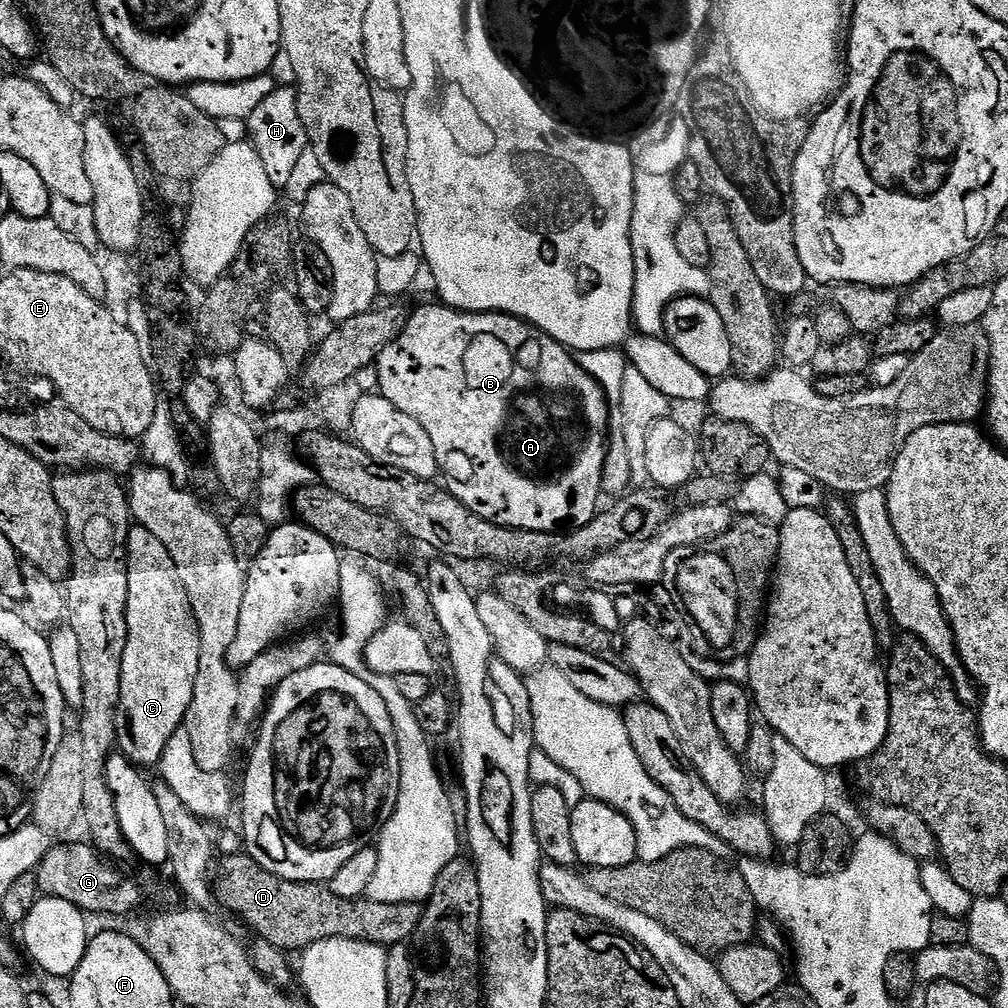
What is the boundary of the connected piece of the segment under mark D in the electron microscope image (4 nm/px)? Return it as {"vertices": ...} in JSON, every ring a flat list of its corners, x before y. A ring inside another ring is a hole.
{"vertices":[[246,854,225,856,222,863,214,880,218,904,220,900,221,906,241,916,263,943,273,944,285,954,299,953,323,940,364,940,370,946,408,944,424,917,424,908,410,902,347,900,335,896,331,887,323,883,303,884,278,878,278,874,270,874,270,870,262,870,262,866]]}

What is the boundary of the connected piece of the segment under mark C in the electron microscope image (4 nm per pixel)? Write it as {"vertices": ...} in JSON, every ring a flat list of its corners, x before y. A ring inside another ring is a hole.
{"vertices":[[139,526,129,527,126,541,128,561,128,597,126,598,126,650,122,654,122,684,120,686,120,708,116,712,116,742,119,751,129,762,141,769,159,765,173,734,184,723,184,715,194,698,194,682,198,678,200,657,200,631,186,594,182,578,170,558,170,550,150,534,150,530]]}

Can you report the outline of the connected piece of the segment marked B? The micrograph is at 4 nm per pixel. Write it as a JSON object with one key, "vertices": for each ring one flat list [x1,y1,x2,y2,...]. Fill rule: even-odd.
{"vertices":[[440,302,417,307,415,311,409,315,406,326,400,331,399,336,386,346,386,350,382,350,379,360,374,365,374,373,376,372,377,378,380,379,381,394,404,415,401,417,418,422,418,426,422,426,422,430,426,430,426,434,430,434,430,442,434,442,436,460,440,463,440,472,452,479,446,484,452,496,458,498,458,502,466,505,471,512,478,514,478,518,486,518,486,522,494,522,498,526,507,528,521,528,531,532,556,532,557,530,581,528,590,523,601,507,603,470,607,460,609,442,608,400,598,381,582,368,577,357,563,344,550,338,543,330,534,327,528,321,520,320,517,316,508,316,504,312,462,312],[508,400,512,400,512,404,516,404,516,408,520,408,520,400,536,400,536,408,540,408,540,400,548,400,548,404,552,404,552,428,556,428,556,444,564,444,564,448,568,448,568,452,572,452,572,464,568,464,568,468,564,468,564,472,560,472,560,476,556,476,556,484,537,487,532,485,531,481,524,480,523,476,512,472,512,469,505,467,504,461,501,460,499,451,496,449,495,440,500,423,503,423,504,409,508,408]]}

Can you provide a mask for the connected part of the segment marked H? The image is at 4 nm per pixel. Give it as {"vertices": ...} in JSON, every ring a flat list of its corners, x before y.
{"vertices":[[278,86,247,119,249,141,262,158,262,164,266,166,266,174,277,190,285,189,295,165,309,145,306,128,302,125,301,115,298,114,298,96,295,87]]}

